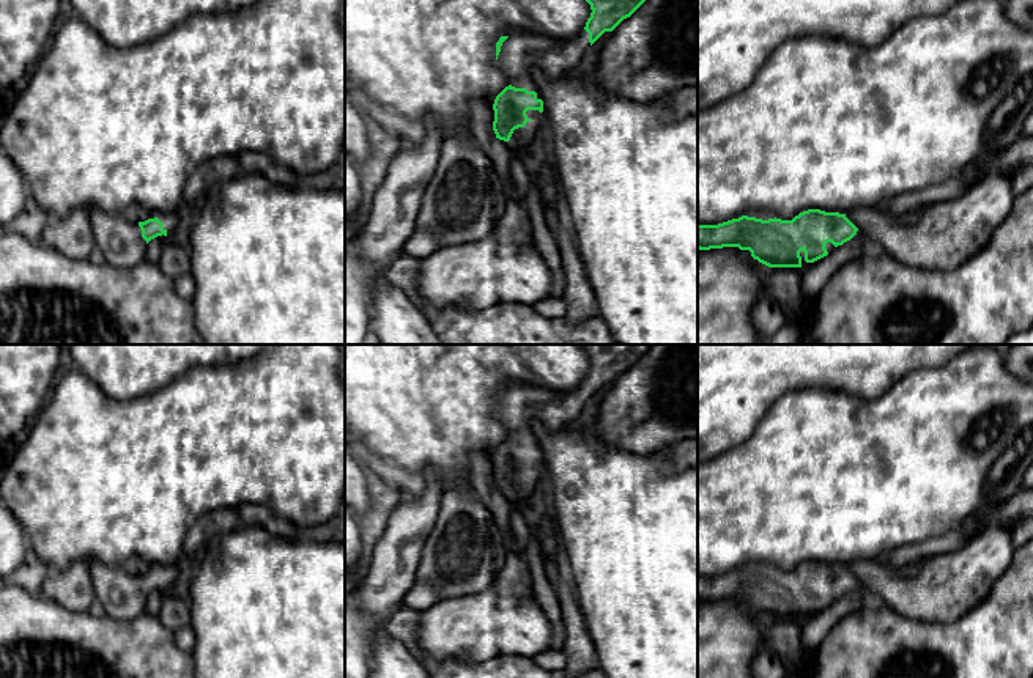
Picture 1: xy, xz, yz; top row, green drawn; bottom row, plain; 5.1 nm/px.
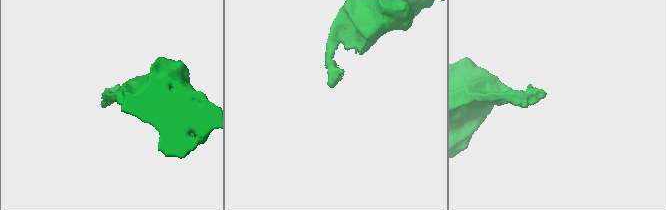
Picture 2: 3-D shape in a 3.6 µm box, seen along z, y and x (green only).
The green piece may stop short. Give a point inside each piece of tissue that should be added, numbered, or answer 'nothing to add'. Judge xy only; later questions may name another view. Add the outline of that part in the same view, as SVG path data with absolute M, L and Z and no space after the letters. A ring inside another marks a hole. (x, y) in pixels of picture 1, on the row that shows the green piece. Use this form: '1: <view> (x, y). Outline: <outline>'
1: xy (120, 241). Outline: M88 209L96 247L113 267L134 267L145 260L146 241L139 223L129 222L121 212L107 214Z

